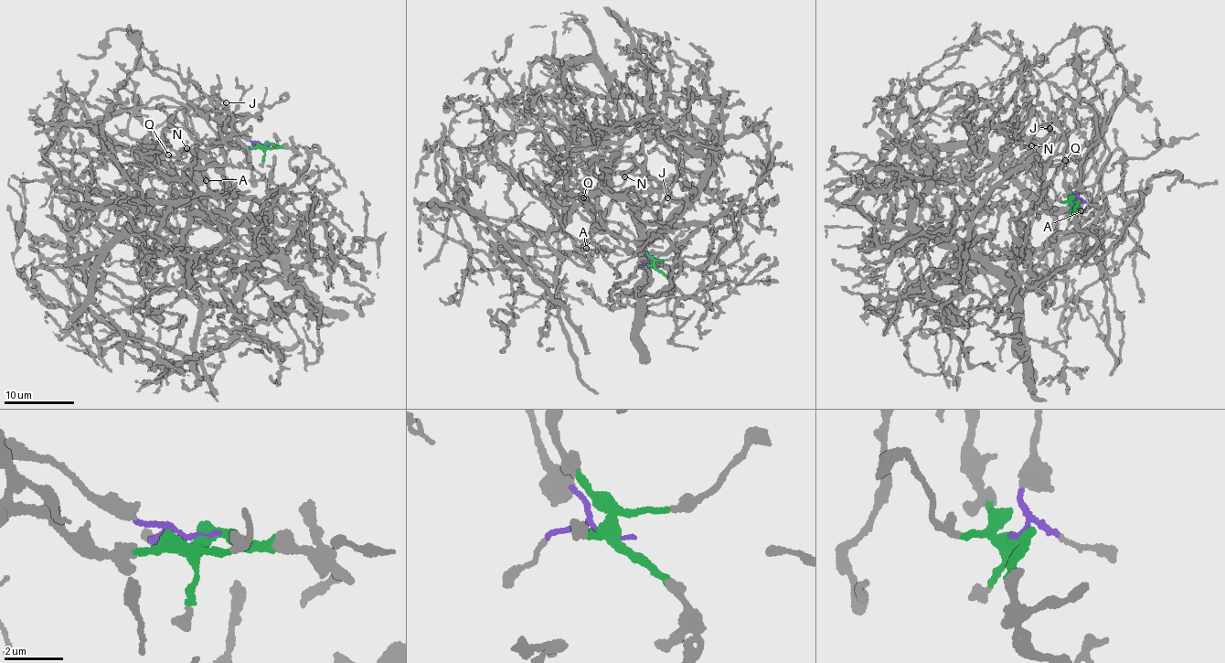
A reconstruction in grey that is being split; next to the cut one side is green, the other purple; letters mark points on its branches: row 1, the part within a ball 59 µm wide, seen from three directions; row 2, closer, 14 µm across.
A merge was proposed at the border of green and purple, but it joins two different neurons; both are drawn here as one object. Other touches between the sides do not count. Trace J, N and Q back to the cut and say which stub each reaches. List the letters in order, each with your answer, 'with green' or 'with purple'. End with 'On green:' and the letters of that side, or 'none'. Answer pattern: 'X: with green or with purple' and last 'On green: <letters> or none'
J: with green
N: with green
Q: with green
On green: J, N, Q

